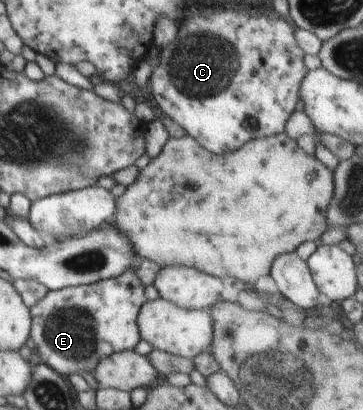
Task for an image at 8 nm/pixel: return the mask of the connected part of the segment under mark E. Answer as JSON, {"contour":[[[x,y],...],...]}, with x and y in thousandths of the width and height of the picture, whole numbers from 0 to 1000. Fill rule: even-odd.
{"contour":[[[353,656],[314,680],[287,680],[253,695],[193,698],[163,707],[132,707],[85,759],[85,841],[105,849],[110,876],[187,927],[198,912],[226,915],[231,905],[259,905],[275,876],[325,859],[364,856],[388,829],[375,788],[386,751],[402,737],[402,698],[380,680],[375,659]]]}

